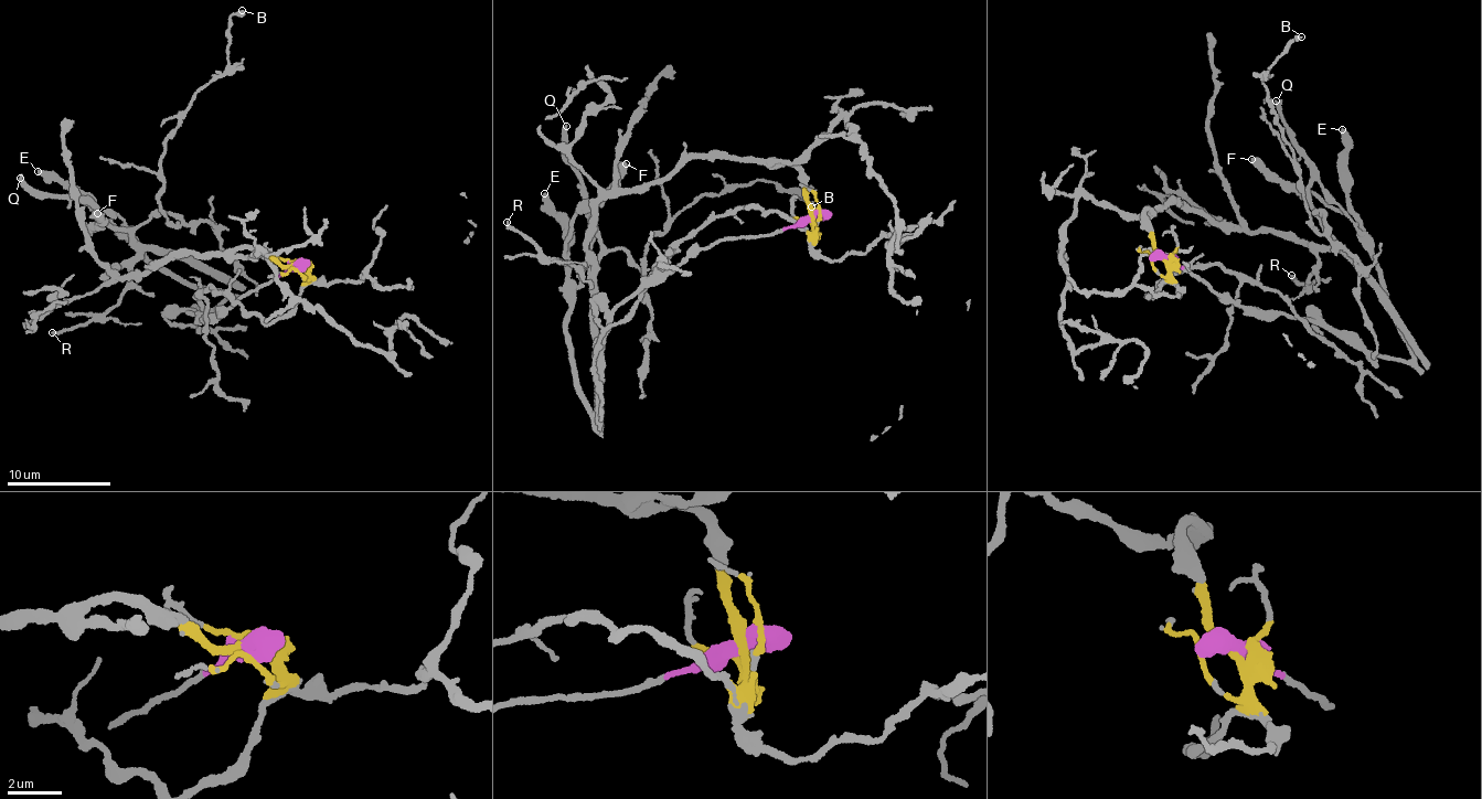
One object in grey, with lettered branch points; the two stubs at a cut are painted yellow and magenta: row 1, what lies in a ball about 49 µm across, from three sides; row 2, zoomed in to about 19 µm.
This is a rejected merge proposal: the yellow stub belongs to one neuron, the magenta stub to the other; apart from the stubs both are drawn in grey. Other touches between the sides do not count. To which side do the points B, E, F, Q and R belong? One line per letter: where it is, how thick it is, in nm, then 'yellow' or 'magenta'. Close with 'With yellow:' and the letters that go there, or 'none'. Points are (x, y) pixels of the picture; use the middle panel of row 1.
B: place (811, 206); calibre 240 nm; yellow
E: place (544, 193); calibre 400 nm; magenta
F: place (626, 163); calibre 600 nm; magenta
Q: place (566, 126); calibre 340 nm; yellow
R: place (507, 222); calibre 280 nm; yellow
With yellow: B, Q, R

